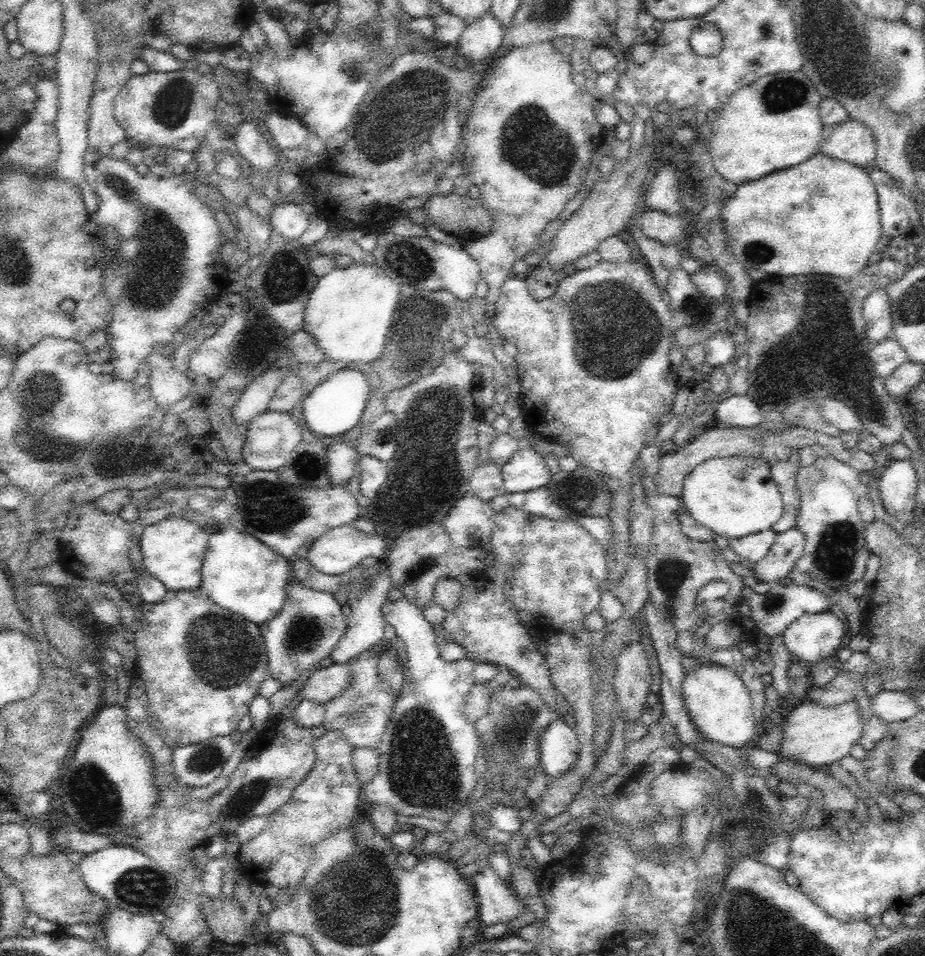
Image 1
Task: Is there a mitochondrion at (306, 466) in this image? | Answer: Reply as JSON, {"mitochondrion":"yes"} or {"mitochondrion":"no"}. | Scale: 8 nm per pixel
{"mitochondrion":"yes"}

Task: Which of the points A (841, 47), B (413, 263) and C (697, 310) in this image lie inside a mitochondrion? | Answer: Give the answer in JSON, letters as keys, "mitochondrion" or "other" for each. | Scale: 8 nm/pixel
{"A":"mitochondrion","B":"mitochondrion","C":"mitochondrion"}

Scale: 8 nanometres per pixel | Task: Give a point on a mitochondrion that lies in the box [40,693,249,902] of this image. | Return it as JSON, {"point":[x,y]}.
{"point":[97,798]}

